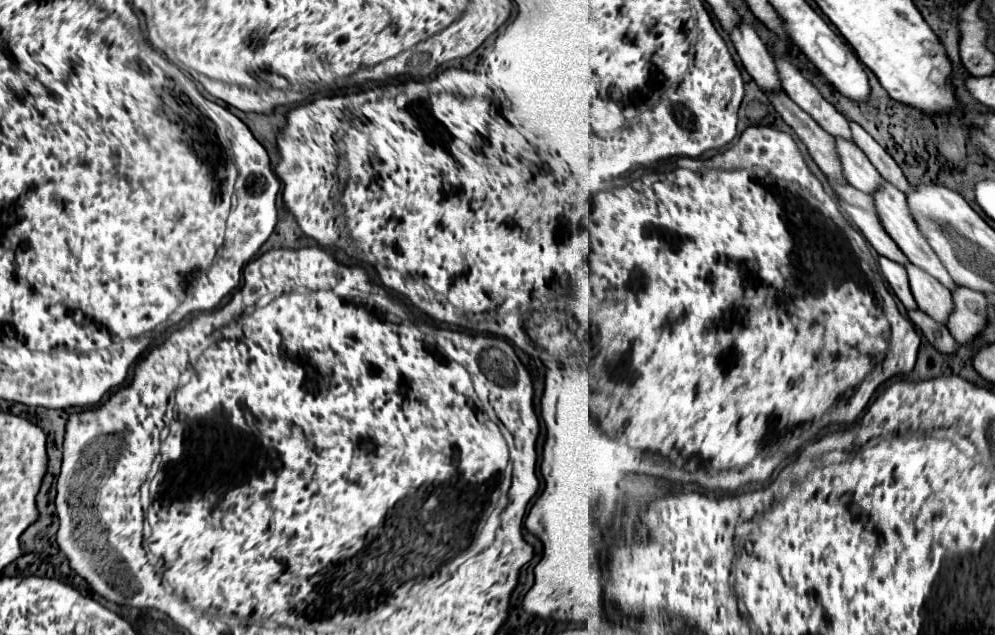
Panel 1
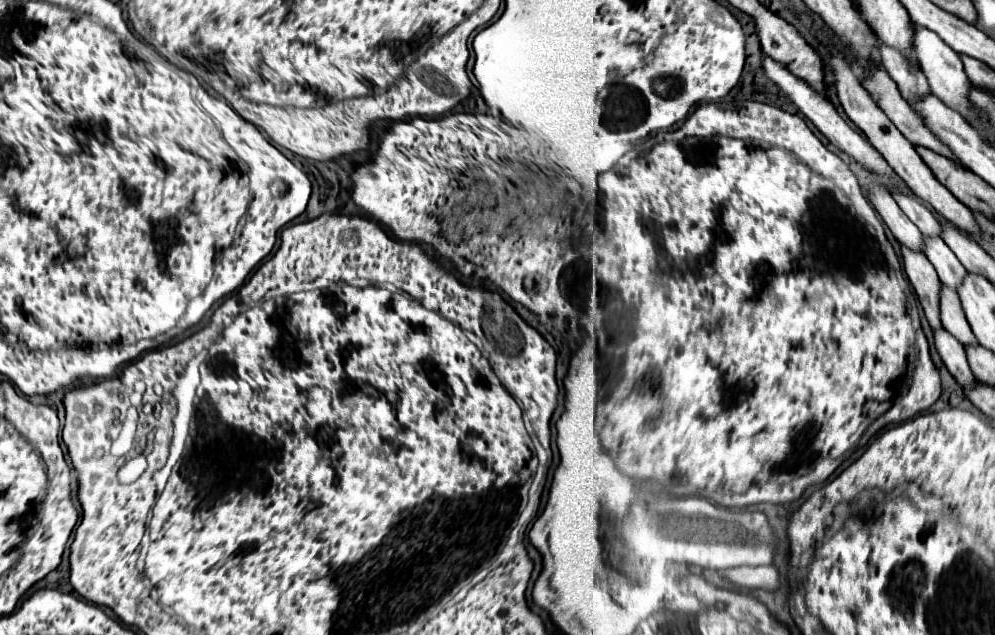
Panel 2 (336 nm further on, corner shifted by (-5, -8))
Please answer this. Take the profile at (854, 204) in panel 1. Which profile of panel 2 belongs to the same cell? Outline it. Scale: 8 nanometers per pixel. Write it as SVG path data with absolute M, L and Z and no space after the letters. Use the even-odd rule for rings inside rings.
M942 286L942 294L940 294L940 318L942 318L942 326L948 328L948 332L952 332L956 340L960 340L960 344L964 346L978 344L976 336L972 336L970 324L966 322L960 298L956 296L954 290L946 286Z

